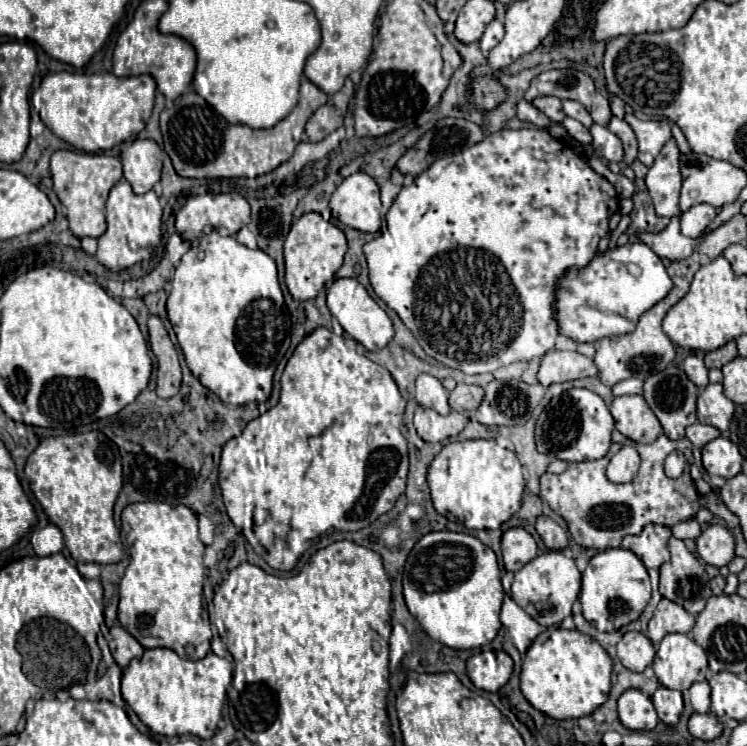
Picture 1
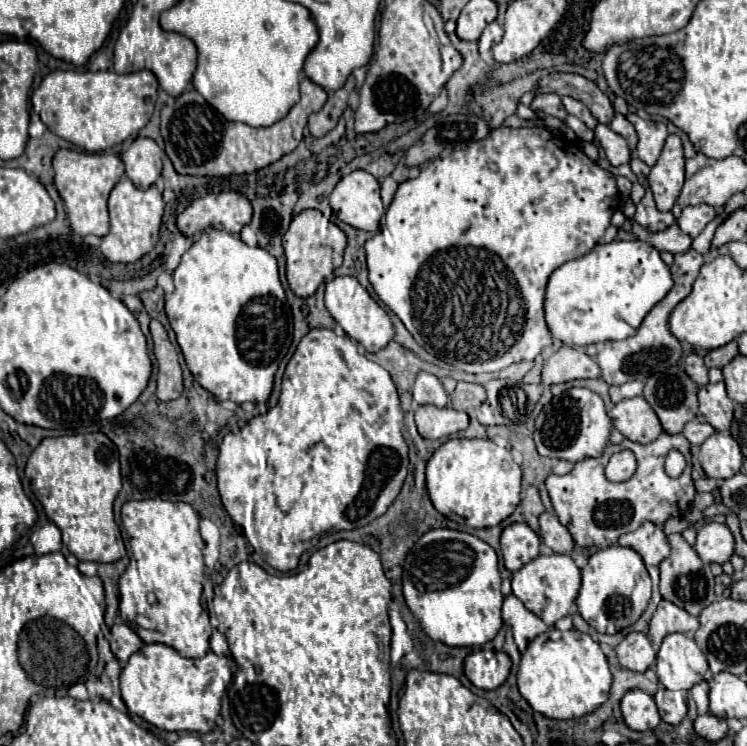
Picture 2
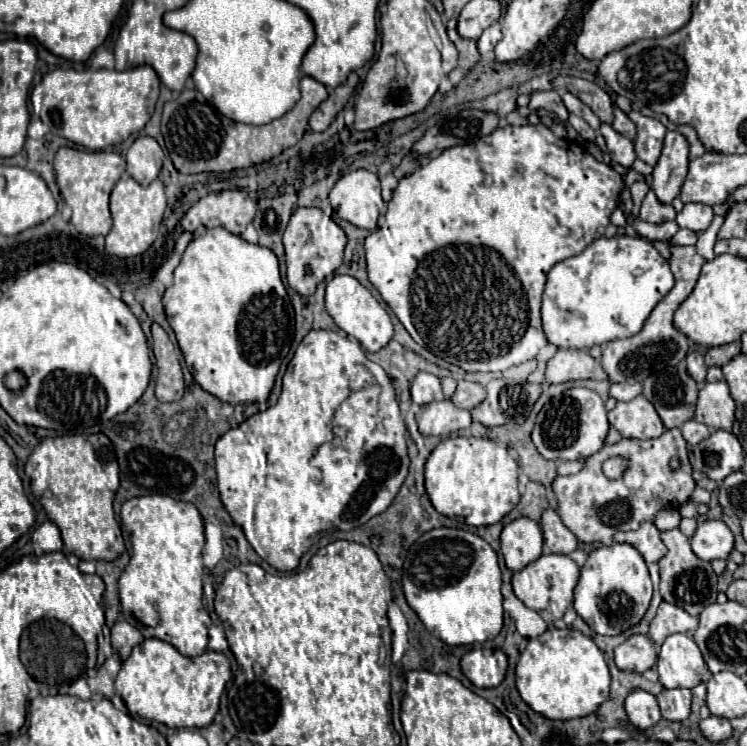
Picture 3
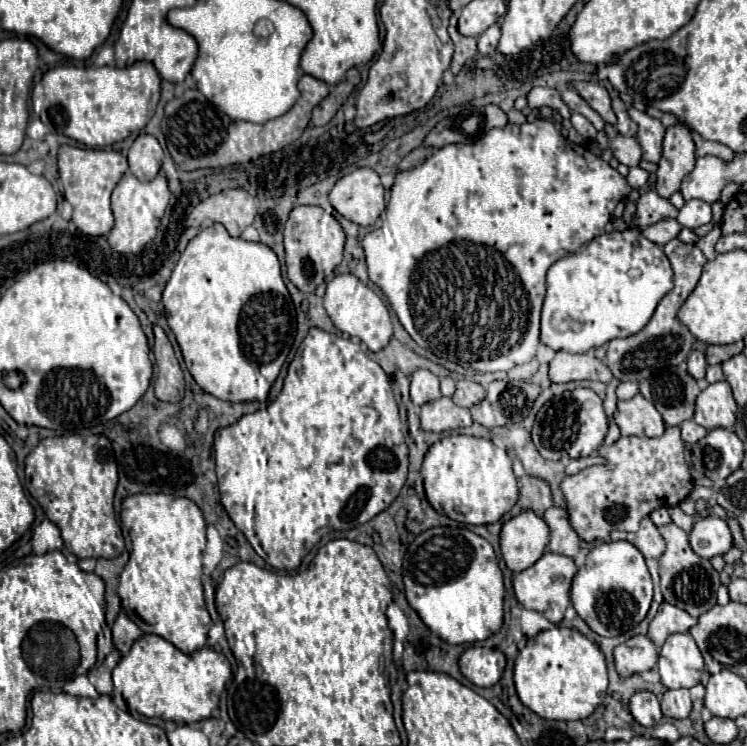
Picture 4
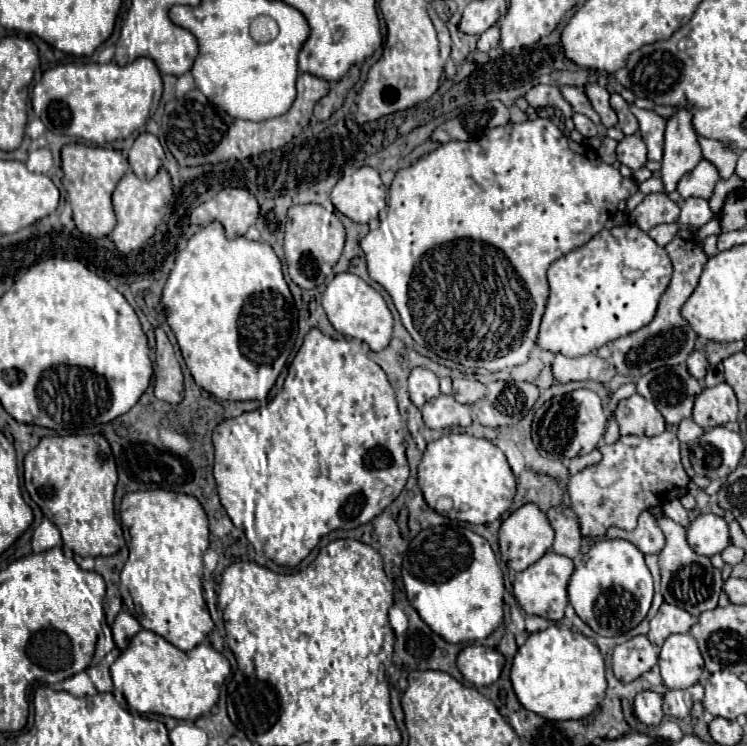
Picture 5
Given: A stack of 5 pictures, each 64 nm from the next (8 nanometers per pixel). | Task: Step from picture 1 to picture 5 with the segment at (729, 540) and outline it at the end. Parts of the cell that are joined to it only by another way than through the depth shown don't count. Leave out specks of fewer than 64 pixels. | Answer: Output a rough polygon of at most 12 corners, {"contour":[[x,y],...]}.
{"contour":[[698,514],[688,526],[688,544],[704,556],[730,544],[726,520]]}

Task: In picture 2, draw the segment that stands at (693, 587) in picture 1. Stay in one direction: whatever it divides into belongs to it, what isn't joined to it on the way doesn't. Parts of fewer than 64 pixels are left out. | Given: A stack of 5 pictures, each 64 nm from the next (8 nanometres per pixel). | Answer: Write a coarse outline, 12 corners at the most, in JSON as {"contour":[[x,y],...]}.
{"contour":[[682,534],[660,562],[660,594],[698,616],[716,600],[710,564]]}

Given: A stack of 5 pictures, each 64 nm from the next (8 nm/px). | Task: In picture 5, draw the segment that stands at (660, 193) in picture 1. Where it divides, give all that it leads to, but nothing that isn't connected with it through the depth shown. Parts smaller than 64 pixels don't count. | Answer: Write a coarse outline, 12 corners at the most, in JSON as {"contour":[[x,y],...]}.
{"contour":[[686,108],[666,122],[662,182],[678,180],[702,160],[698,134]]}

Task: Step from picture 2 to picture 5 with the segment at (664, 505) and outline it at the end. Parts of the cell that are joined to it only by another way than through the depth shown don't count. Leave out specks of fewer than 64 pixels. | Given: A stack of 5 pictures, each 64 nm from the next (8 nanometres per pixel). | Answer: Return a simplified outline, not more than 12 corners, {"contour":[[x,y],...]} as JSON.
{"contour":[[676,426],[570,476],[582,536],[686,494]]}

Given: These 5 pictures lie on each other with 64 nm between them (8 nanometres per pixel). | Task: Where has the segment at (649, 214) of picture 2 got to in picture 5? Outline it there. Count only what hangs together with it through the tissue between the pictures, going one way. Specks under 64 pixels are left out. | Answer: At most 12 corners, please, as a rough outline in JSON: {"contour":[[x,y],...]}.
{"contour":[[648,194],[630,214],[644,232],[678,220],[668,194]]}

